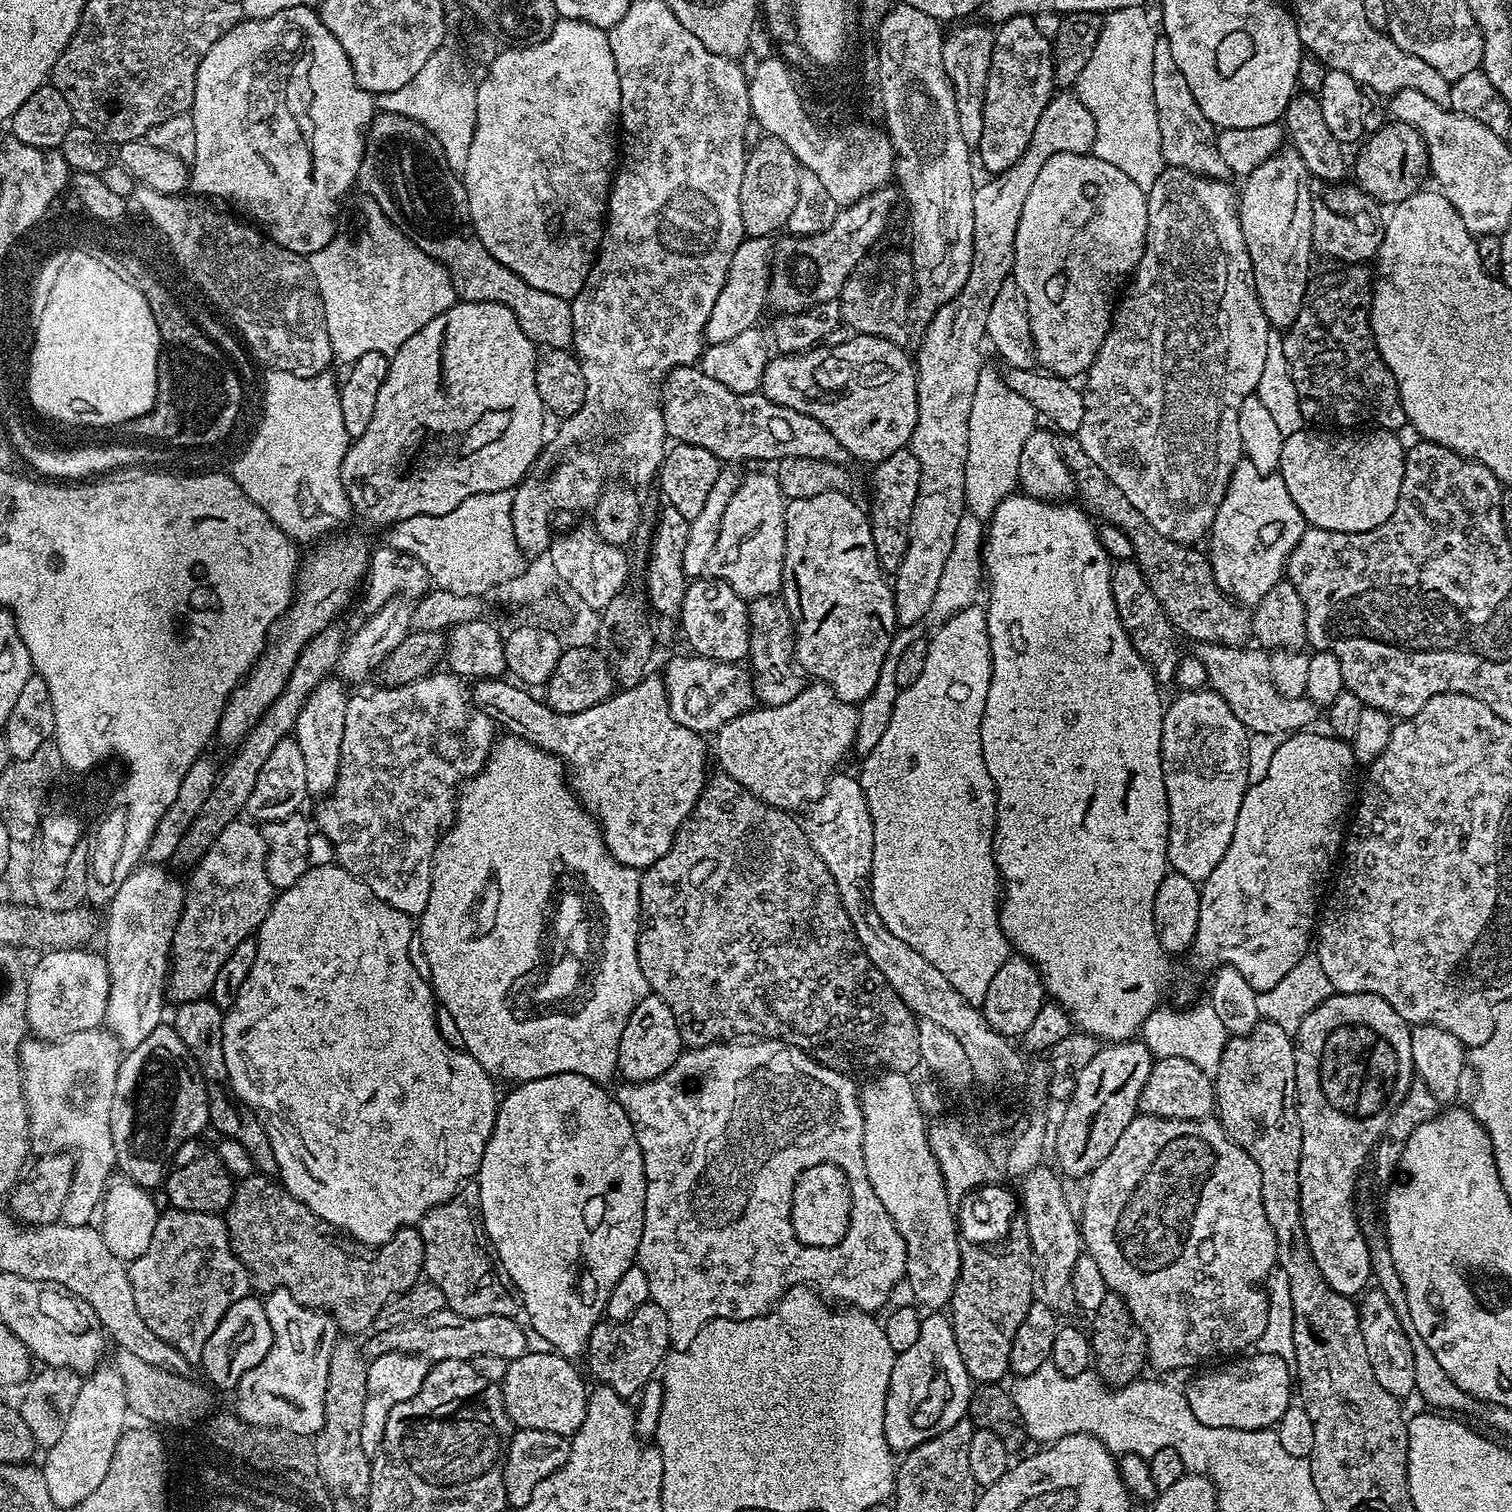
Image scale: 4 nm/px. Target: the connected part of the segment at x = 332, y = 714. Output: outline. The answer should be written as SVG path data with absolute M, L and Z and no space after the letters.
M327 678L313 686L308 697L304 700L302 710L296 719L294 739L298 742L298 750L302 750L302 759L306 762L306 786L309 793L316 798L331 792L336 785L340 773L340 755L342 754L342 738L346 730L346 710L348 709L349 693L344 693L345 681L339 678Z

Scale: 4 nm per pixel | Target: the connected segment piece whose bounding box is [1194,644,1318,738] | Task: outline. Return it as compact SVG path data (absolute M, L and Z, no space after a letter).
M1196 644L1194 654L1206 666L1208 684L1234 710L1234 718L1242 722L1249 733L1257 736L1287 737L1307 729L1316 720L1317 705L1307 698L1287 700L1274 686L1271 674L1272 656L1259 646L1231 648L1221 644Z

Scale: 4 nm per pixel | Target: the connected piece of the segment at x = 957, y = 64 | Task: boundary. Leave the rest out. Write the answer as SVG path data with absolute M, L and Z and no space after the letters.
M979 23L968 24L952 33L949 31L942 46L942 66L954 92L958 126L962 130L962 138L966 138L969 146L979 145L982 138L982 110L986 102L986 82L994 39L993 29L987 23Z

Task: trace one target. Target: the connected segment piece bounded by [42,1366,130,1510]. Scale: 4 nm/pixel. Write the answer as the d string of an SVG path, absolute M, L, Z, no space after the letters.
M113 1366L96 1368L78 1390L78 1398L71 1408L62 1438L43 1453L44 1481L46 1490L50 1490L54 1506L71 1510L86 1498L90 1498L94 1490L98 1490L102 1478L106 1478L106 1470L110 1470L114 1450L118 1446L120 1435L126 1430L128 1418L130 1419L130 1411L126 1386L123 1378L119 1376L119 1370Z

